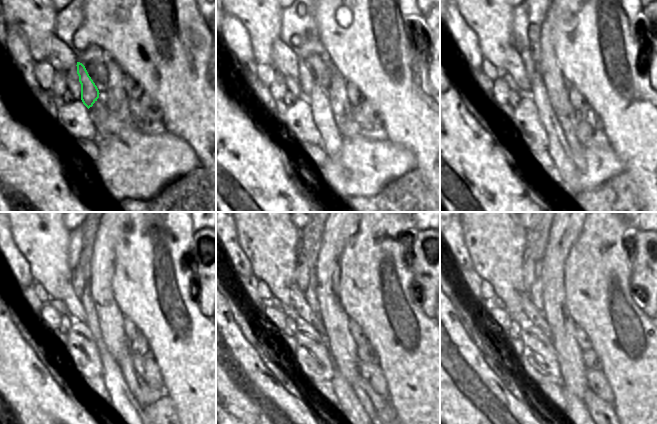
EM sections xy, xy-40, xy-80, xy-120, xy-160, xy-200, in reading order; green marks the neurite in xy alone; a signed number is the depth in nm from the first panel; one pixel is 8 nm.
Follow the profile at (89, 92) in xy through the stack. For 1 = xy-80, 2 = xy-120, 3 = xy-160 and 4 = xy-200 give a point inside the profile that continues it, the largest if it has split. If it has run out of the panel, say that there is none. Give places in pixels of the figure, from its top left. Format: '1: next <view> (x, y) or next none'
1: next xy-80 (525, 54)
2: next xy-120 (76, 278)
3: next xy-160 (302, 278)
4: next xy-200 (528, 261)

